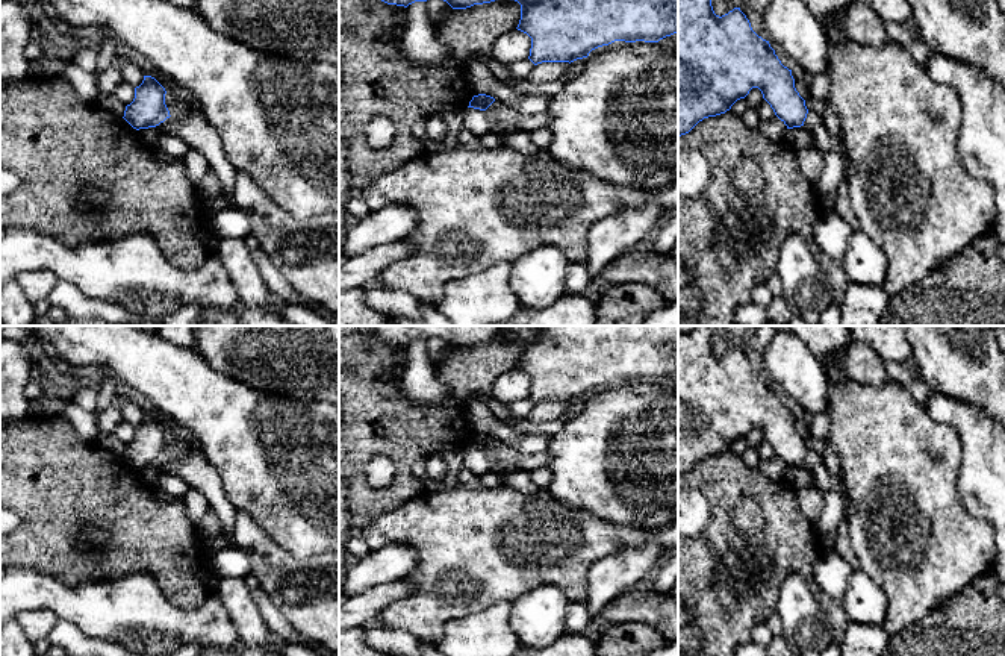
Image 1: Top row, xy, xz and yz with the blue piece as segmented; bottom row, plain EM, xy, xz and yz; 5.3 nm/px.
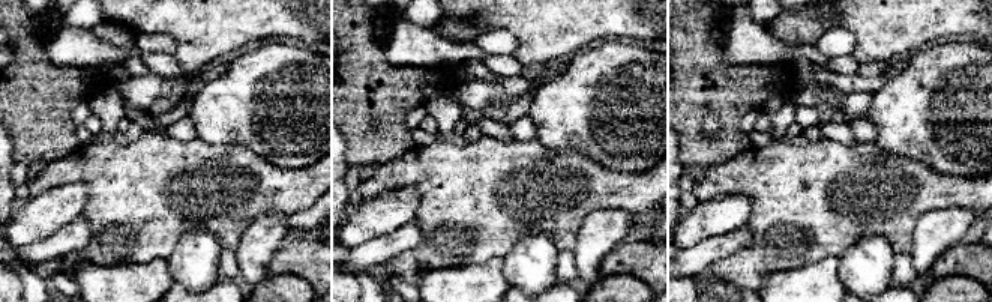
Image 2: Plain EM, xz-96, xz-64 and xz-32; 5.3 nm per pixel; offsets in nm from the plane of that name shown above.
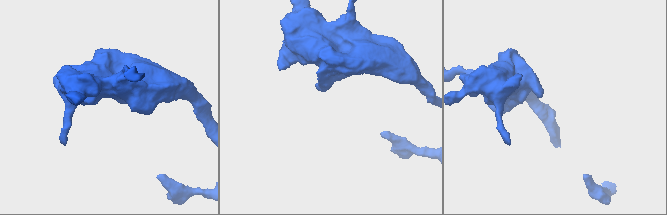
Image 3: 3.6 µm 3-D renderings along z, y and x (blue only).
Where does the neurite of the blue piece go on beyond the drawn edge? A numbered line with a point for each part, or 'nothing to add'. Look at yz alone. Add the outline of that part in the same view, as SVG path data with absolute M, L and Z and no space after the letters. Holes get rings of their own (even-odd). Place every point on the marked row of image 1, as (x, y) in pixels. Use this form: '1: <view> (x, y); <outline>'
nothing to add

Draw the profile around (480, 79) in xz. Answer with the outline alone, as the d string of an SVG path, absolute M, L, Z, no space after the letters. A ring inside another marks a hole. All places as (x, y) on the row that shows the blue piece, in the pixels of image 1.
M481 61L469 64L466 79L474 95L490 95L525 115L546 112L551 105L549 95L516 94L510 86L501 83Z

